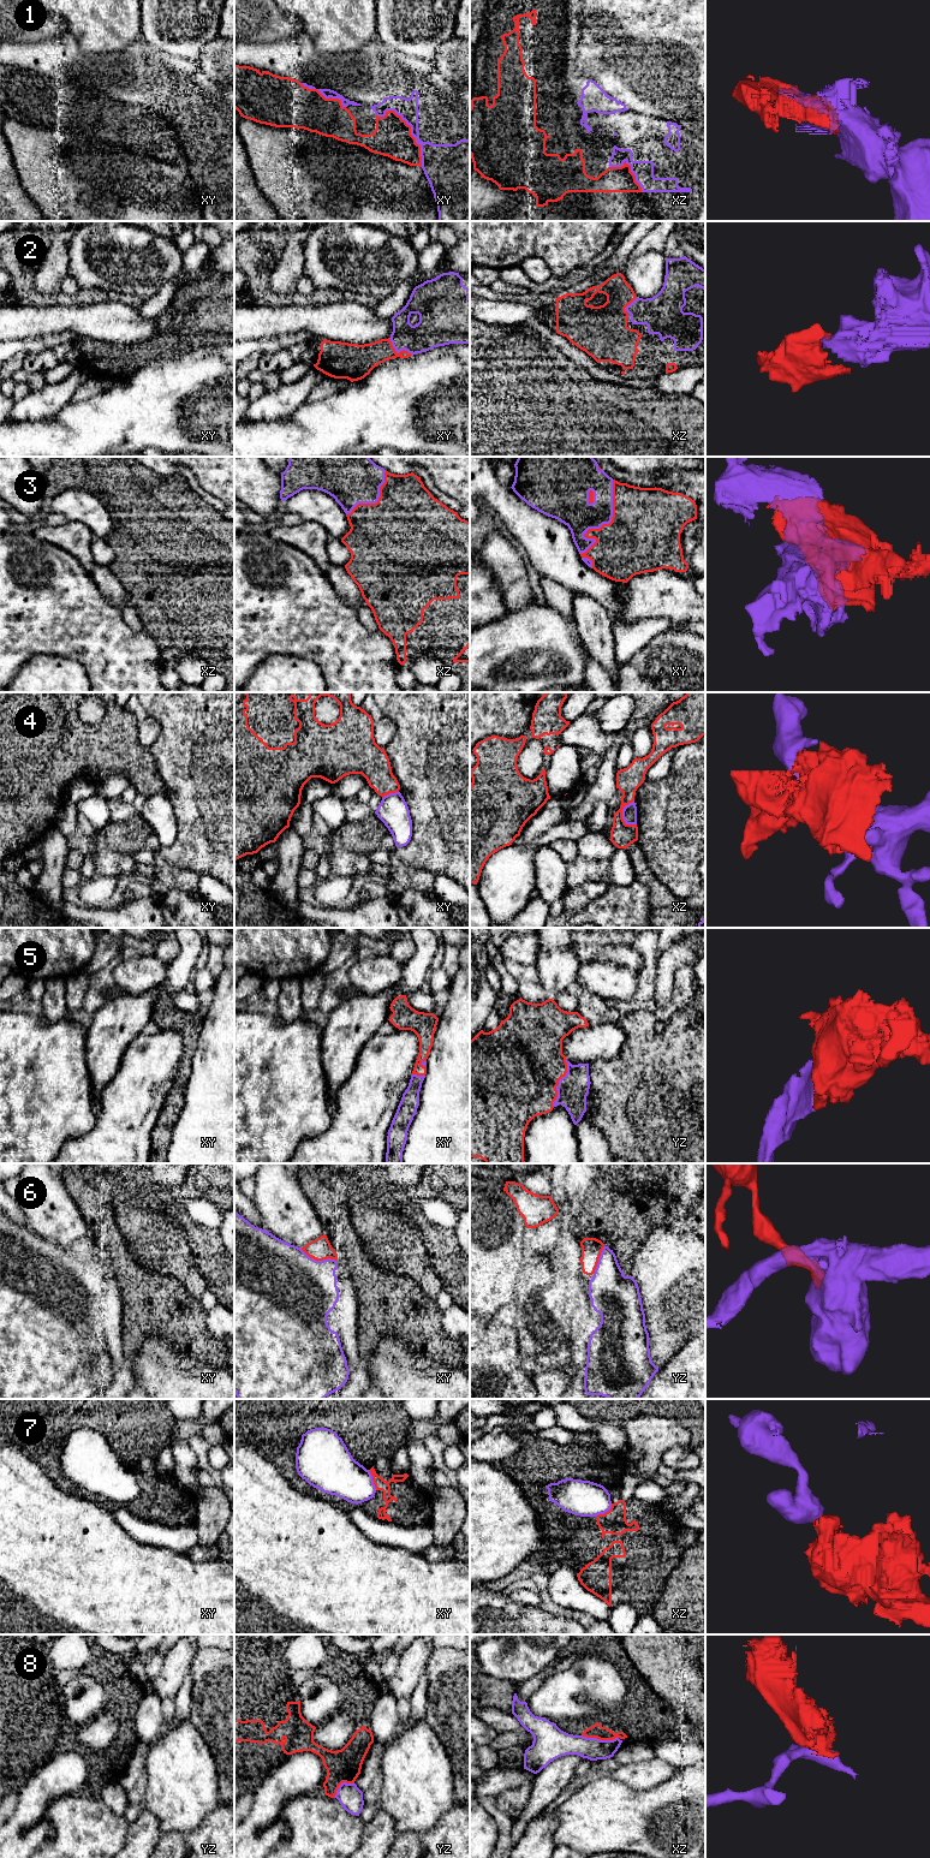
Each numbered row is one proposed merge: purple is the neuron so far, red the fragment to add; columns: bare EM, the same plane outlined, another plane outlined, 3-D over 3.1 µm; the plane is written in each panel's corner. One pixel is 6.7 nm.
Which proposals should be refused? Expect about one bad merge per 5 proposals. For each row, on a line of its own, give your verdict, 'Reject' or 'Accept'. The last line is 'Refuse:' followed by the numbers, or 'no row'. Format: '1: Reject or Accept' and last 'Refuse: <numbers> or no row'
1: Reject
2: Accept
3: Accept
4: Reject
5: Accept
6: Reject
7: Reject
8: Reject
Refuse: 1, 4, 6, 7, 8

